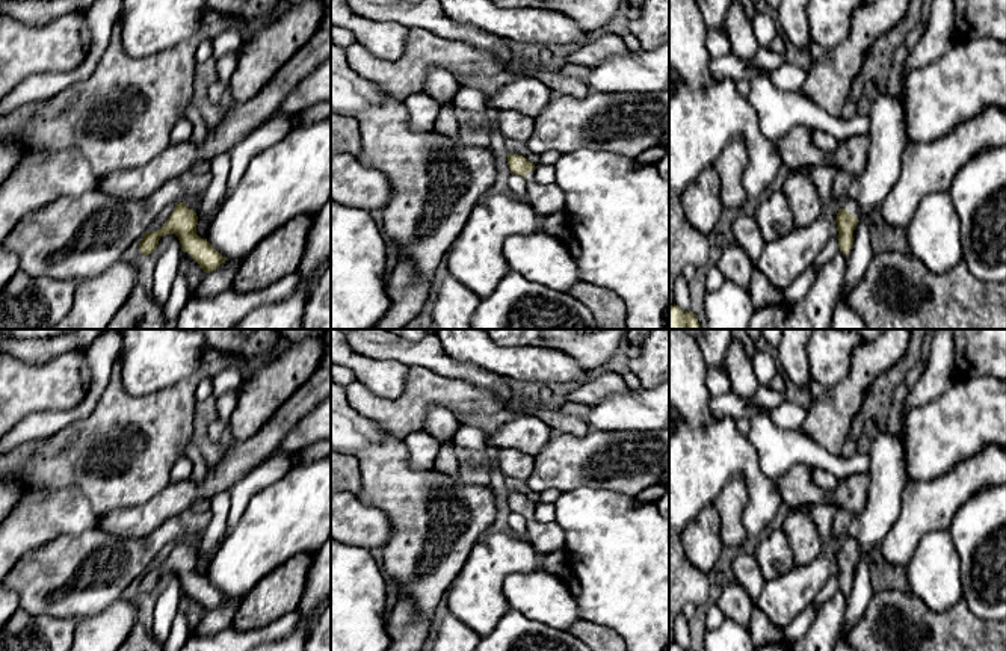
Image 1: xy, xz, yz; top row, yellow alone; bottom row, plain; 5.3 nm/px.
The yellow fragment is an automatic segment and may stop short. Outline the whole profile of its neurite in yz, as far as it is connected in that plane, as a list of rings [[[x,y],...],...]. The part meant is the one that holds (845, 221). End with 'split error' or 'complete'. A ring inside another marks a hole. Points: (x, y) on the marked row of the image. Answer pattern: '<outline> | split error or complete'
[[[844,198],[835,218],[840,252],[846,255],[850,252],[853,245],[853,230],[858,222],[858,213],[859,208],[856,201],[852,198]]] | split error

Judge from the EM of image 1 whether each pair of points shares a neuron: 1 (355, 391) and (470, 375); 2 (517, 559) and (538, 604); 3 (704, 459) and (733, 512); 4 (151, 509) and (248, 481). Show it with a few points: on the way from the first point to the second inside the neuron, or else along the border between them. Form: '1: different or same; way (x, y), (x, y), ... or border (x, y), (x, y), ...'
1: different; border (420, 366), (487, 390)
2: different; border (541, 568), (511, 573), (503, 580), (509, 606)
3: different; border (733, 476), (739, 476), (746, 488), (742, 520)
4: different; border (260, 462), (228, 488)

